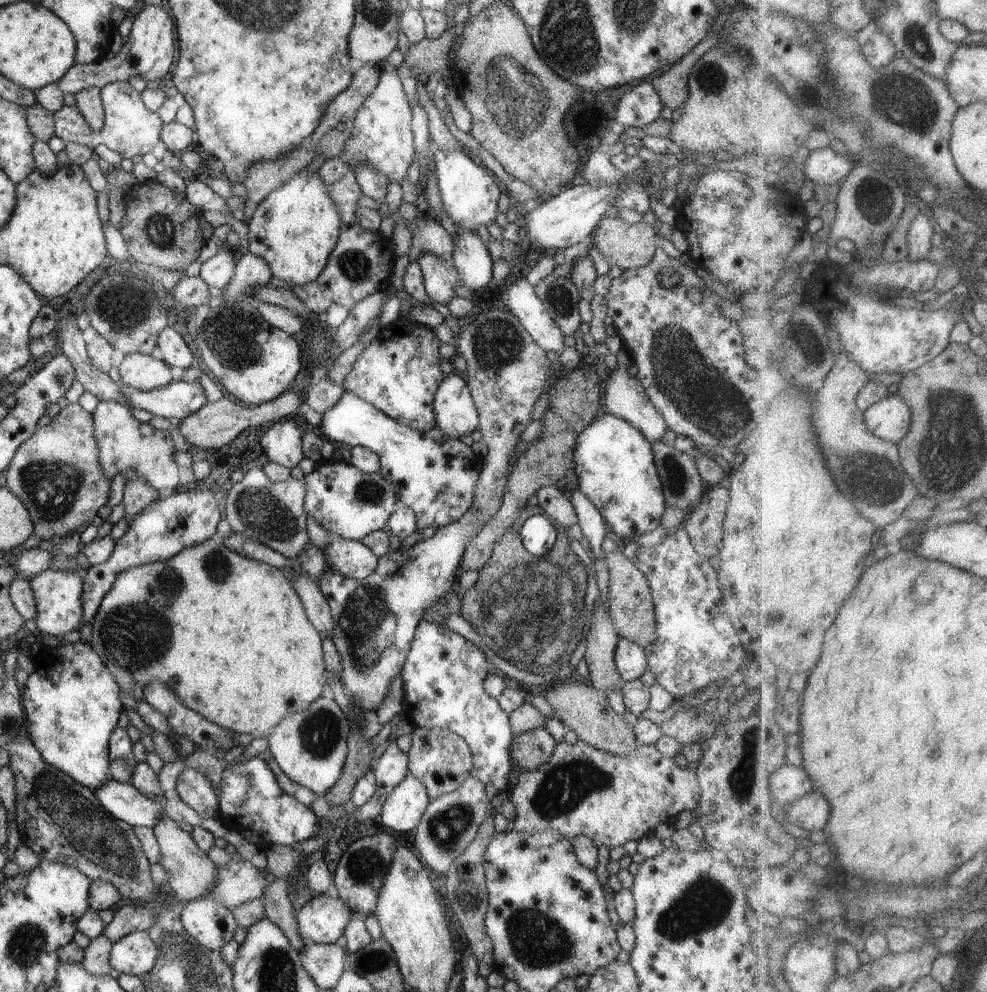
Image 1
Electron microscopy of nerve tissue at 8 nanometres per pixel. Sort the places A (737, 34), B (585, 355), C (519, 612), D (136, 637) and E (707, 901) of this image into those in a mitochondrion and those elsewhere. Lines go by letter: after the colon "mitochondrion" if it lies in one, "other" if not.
A: other
B: other
C: mitochondrion
D: mitochondrion
E: mitochondrion

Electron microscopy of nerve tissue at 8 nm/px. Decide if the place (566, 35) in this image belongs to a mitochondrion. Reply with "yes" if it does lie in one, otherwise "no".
yes

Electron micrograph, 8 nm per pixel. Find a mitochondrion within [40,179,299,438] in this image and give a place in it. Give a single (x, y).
(234, 337)

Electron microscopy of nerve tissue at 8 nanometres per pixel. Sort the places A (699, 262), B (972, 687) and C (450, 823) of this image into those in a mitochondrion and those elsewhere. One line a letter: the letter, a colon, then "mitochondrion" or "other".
A: other
B: mitochondrion
C: mitochondrion

